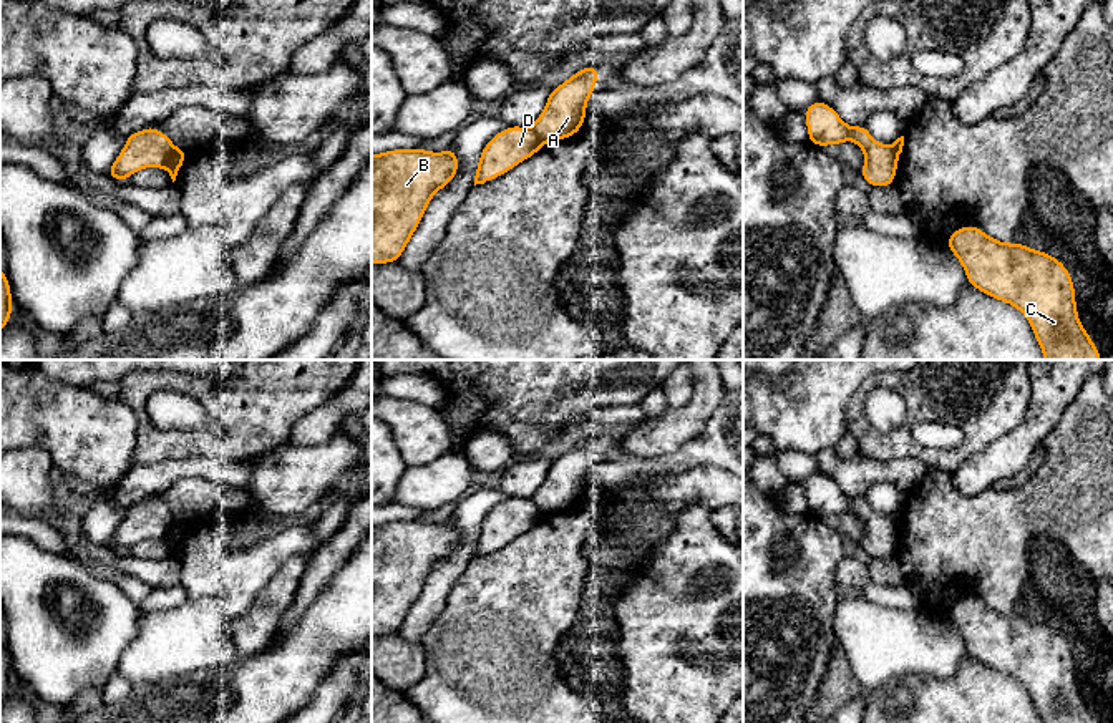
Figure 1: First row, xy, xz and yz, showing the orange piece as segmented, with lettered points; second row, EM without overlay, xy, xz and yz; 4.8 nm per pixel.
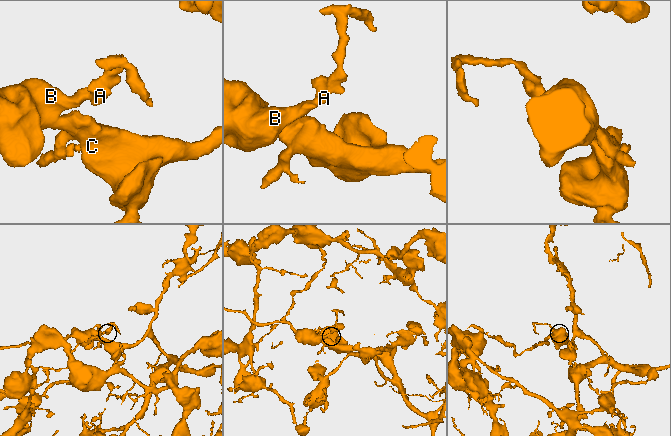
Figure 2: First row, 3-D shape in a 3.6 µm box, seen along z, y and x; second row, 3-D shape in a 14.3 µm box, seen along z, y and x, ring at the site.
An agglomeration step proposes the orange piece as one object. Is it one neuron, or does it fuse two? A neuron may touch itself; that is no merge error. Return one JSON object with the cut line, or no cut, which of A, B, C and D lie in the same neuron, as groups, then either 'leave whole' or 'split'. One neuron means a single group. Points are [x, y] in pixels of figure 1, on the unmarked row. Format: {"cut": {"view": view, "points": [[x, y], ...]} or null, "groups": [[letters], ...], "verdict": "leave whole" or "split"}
{"cut": {"view": "xy", "points": [[176, 519], [163, 538]]}, "groups": [["A"], ["B", "C", "D"]], "verdict": "split"}

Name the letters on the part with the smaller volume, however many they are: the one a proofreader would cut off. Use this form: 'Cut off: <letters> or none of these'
Cut off: A

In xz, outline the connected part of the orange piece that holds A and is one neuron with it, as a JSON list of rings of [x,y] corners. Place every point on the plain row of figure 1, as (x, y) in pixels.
[[[592,436],[551,461],[542,484],[532,496],[544,514],[571,509],[584,497],[586,478],[597,449],[599,438]]]

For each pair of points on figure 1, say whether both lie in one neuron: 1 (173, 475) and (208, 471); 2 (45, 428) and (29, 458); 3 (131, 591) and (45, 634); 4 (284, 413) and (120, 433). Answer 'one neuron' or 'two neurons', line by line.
1: one neuron
2: two neurons
3: two neurons
4: two neurons

